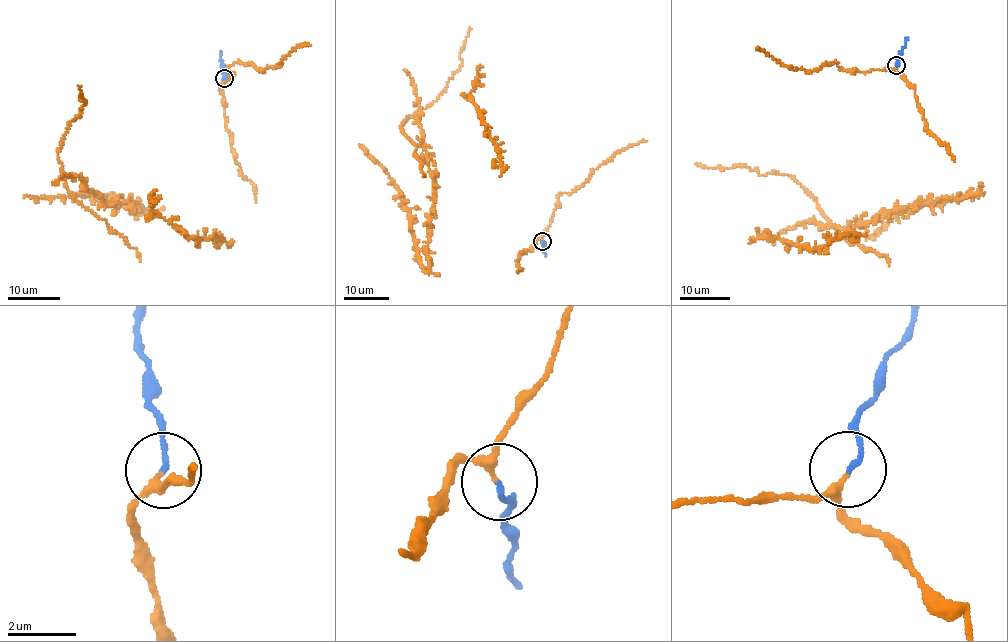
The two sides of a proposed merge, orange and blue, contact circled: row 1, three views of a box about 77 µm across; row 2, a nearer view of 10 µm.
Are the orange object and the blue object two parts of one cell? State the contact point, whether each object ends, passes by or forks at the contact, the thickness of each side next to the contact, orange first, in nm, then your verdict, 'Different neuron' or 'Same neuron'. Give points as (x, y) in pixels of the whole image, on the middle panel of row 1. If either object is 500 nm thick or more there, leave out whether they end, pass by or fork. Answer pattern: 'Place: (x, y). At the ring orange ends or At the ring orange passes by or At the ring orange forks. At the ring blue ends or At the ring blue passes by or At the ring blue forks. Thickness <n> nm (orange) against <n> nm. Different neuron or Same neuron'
Place: (542, 241). At the ring orange passes by. At the ring blue ends. Thickness 180 nm (orange) against 130 nm. Same neuron

